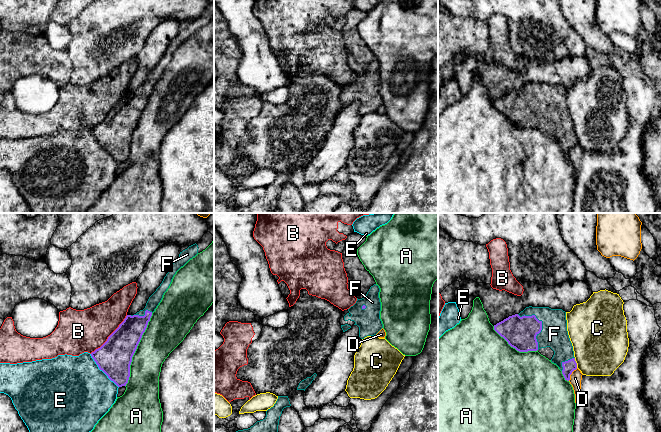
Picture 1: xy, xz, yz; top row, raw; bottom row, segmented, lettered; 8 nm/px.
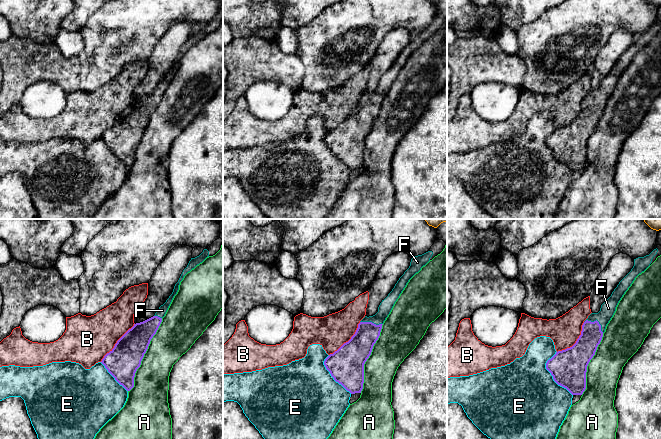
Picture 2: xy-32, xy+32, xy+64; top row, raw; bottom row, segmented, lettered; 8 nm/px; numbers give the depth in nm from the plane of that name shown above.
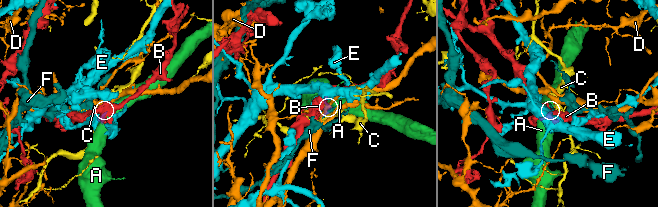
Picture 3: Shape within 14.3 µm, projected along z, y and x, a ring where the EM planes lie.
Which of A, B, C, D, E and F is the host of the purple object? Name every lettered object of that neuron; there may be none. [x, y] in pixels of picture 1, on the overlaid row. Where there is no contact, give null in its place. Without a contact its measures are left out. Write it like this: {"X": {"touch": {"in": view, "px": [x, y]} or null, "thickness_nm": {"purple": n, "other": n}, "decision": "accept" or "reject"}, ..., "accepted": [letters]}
{"A": {"touch": {"in": "xy", "px": [135, 350]}, "thickness_nm": {"purple": 280, "other": 280}, "decision": "reject"}, "B": {"touch": {"in": "xy", "px": [109, 336]}, "thickness_nm": {"purple": 280, "other": 340}, "decision": "reject"}, "C": {"touch": {"in": "yz", "px": [576, 363]}, "thickness_nm": {"purple": 100, "other": 460}, "decision": "reject"}, "D": {"touch": {"in": "yz", "px": [571, 373]}, "thickness_nm": {"purple": 100, "other": 100}, "decision": "reject"}, "E": {"touch": {"in": "xy", "px": [102, 370]}, "thickness_nm": {"purple": 280, "other": 480}, "decision": "reject"}, "F": {"touch": {"in": "yz", "px": [541, 324]}, "thickness_nm": {"purple": 260, "other": 220}, "decision": "accept"}, "accepted": ["F"]}

